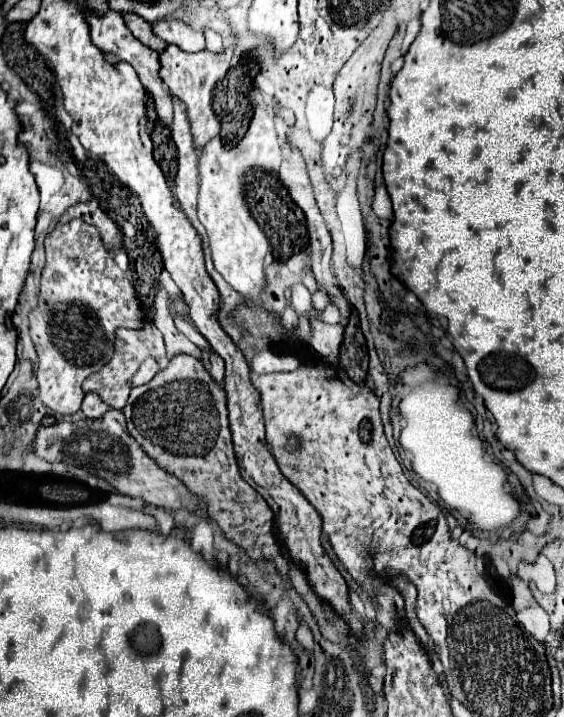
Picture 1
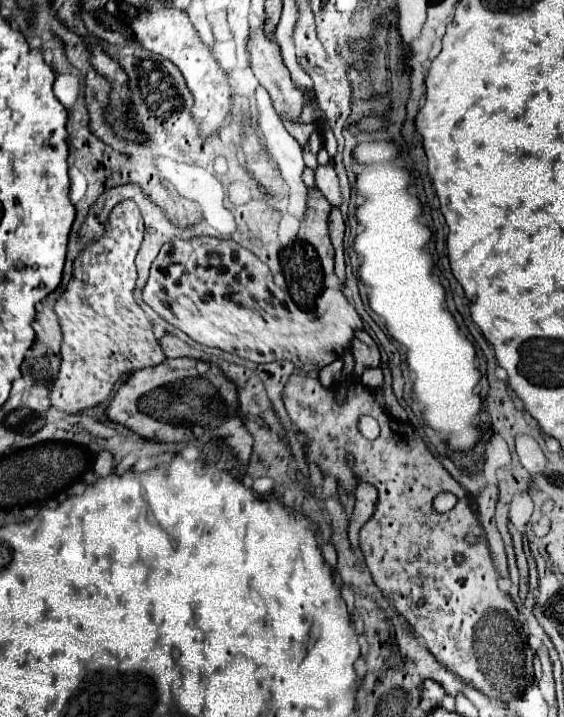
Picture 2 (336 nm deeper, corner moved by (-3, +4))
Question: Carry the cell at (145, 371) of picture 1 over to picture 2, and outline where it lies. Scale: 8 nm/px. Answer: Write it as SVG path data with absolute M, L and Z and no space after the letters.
M126 199L114 207L104 237L96 239L74 261L74 273L66 293L54 305L63 334L60 373L50 387L50 401L52 409L60 413L96 407L106 401L120 379L166 359L152 333L150 319L132 297L136 283L134 257L142 243L142 235L142 215L136 203Z

